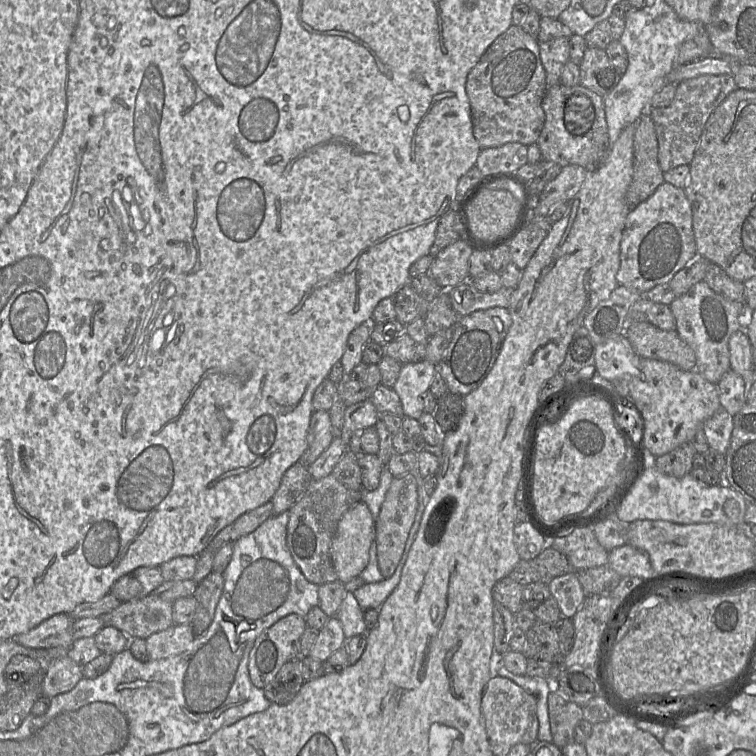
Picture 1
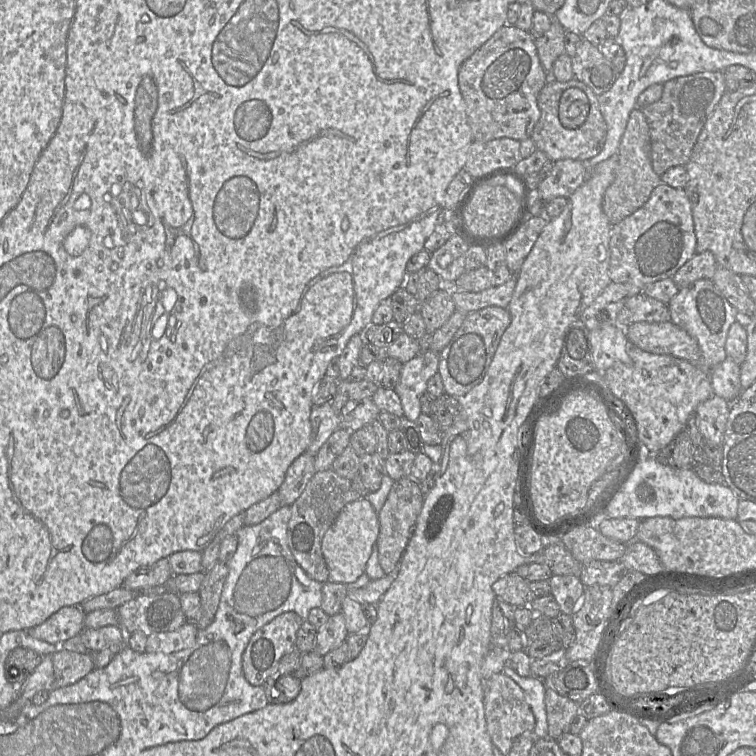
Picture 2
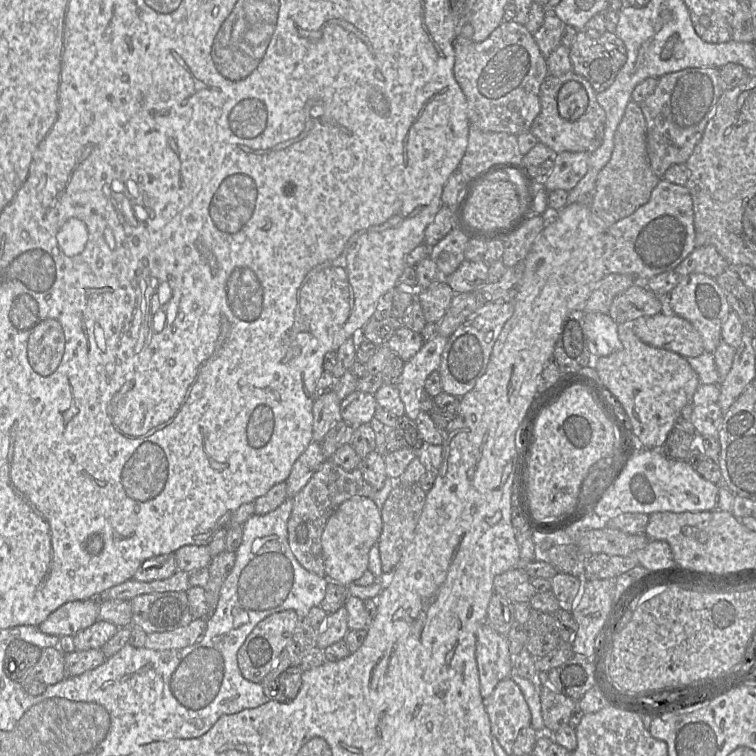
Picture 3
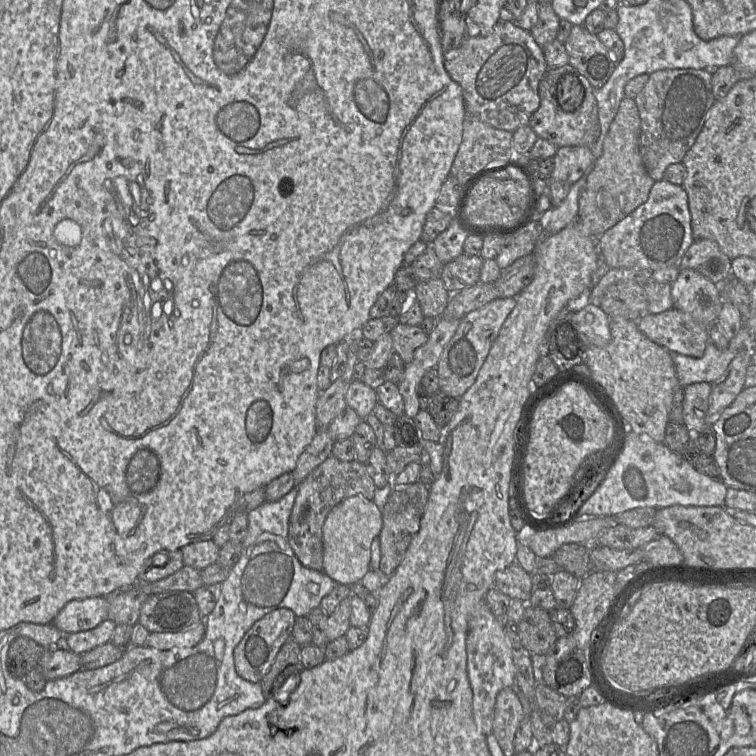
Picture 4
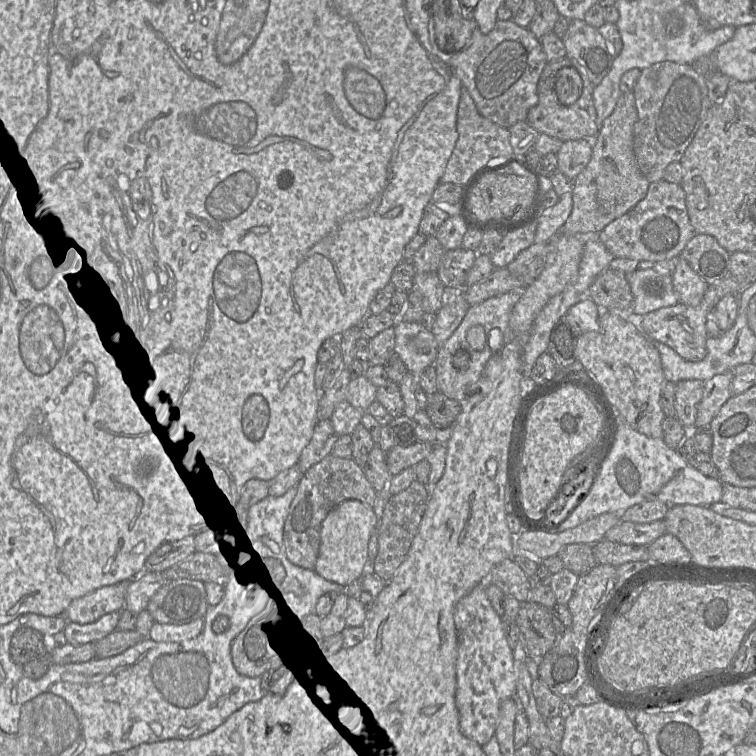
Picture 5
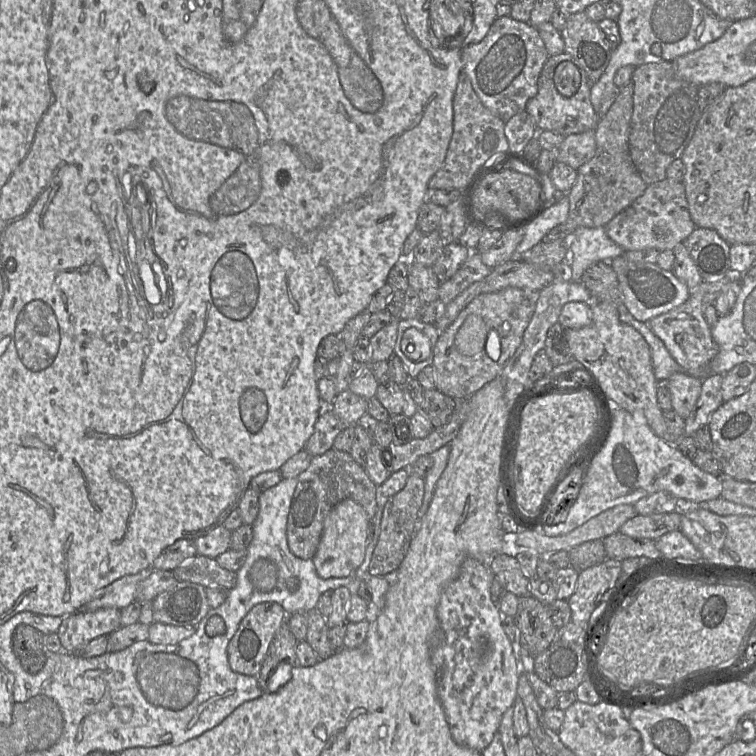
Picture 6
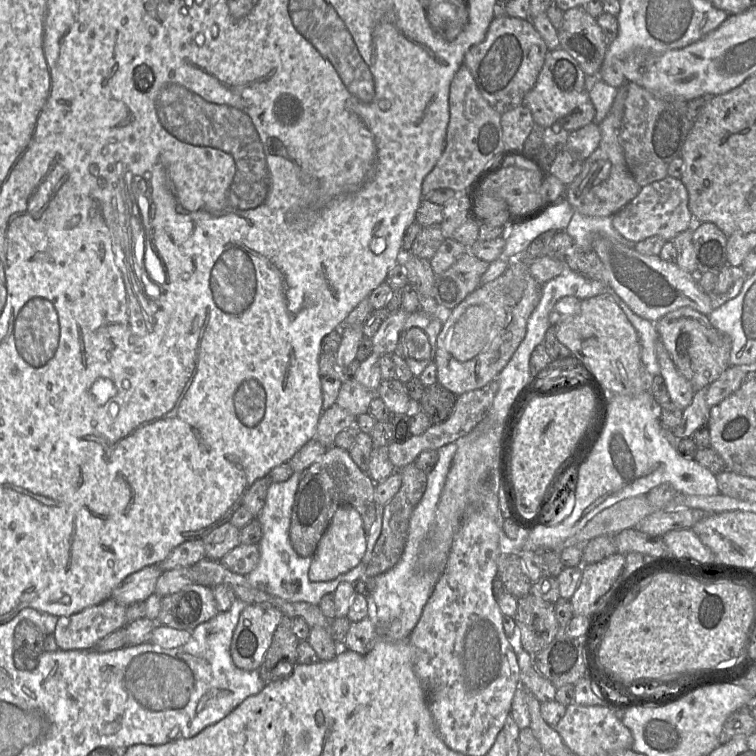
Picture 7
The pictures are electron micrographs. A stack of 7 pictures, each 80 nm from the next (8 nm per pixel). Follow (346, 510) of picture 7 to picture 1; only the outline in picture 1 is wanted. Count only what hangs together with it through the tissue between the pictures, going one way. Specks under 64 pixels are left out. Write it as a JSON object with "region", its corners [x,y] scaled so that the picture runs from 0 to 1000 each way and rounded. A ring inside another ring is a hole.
{"region":[[[476,663],[454,680],[439,713],[437,733],[448,770],[456,772],[476,761],[487,746],[495,713],[496,688]]]}

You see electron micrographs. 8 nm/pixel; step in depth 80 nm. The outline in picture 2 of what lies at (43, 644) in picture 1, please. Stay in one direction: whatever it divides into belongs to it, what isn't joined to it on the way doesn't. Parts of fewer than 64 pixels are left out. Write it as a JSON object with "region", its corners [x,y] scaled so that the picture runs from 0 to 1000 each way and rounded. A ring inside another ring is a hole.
{"region":[[[86,802],[36,836],[48,845],[79,853],[111,833],[112,815],[106,802]]]}

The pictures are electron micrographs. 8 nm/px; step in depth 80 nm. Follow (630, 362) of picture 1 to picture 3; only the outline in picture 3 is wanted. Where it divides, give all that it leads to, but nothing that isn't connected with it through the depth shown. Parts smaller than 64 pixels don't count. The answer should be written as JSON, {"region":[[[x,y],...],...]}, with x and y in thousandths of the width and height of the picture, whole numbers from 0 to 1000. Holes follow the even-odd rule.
{"region":[[[774,414],[772,434],[782,470],[798,472],[823,463],[824,456],[817,443],[817,429],[804,415]]]}

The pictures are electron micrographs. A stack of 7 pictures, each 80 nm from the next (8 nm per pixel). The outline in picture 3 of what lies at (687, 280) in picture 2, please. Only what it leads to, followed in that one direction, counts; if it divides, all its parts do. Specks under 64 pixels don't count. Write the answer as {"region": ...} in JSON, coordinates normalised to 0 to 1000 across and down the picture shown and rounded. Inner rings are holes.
{"region":[[[934,324],[919,329],[892,356],[898,366],[913,362],[931,362],[947,369],[964,352],[946,325]]]}

